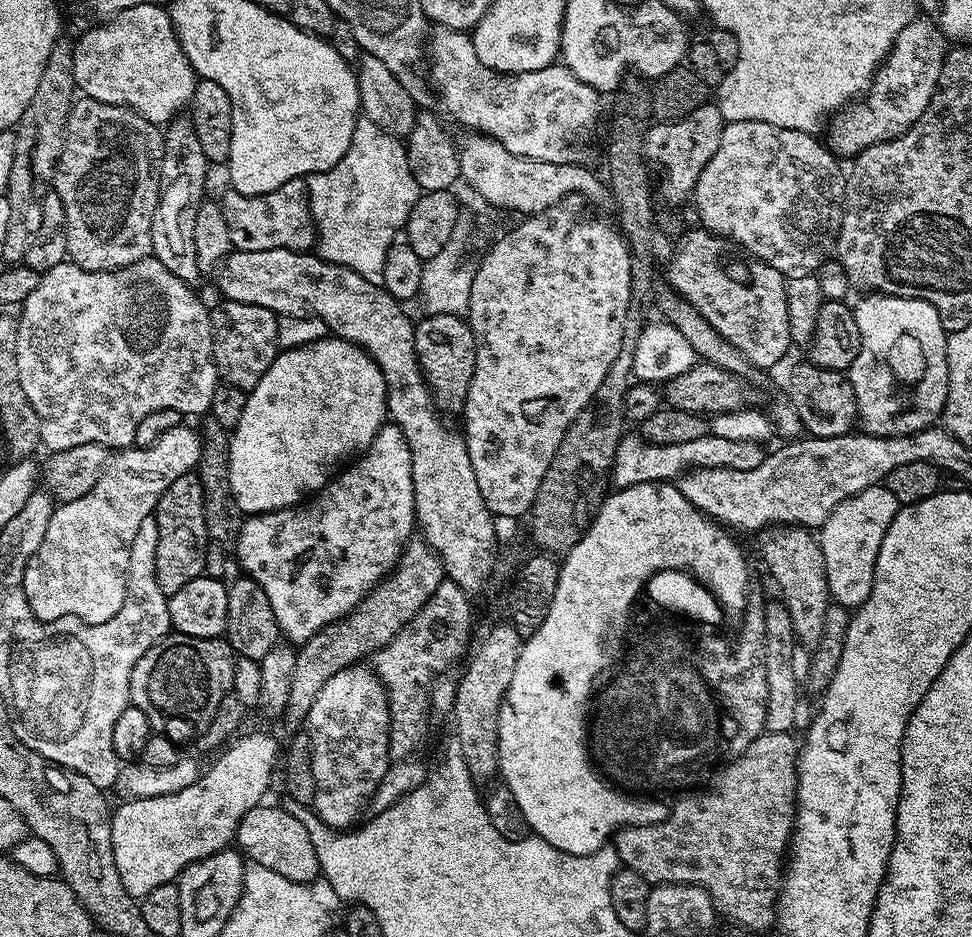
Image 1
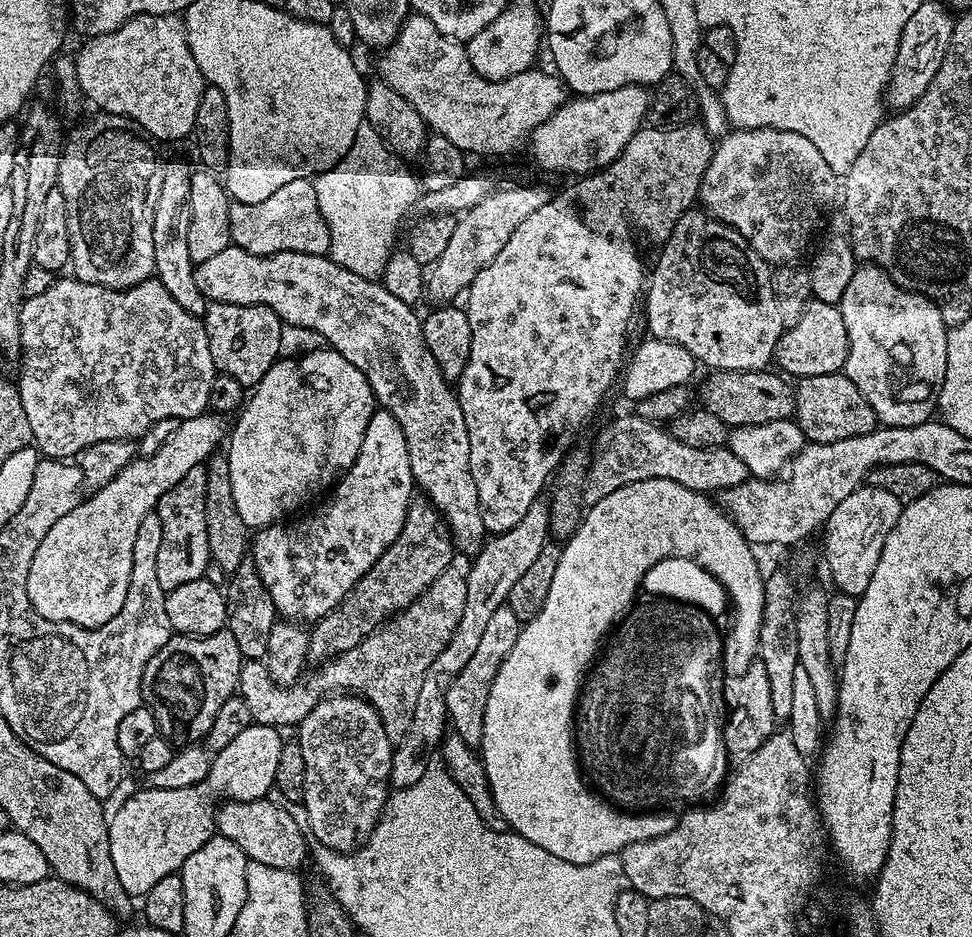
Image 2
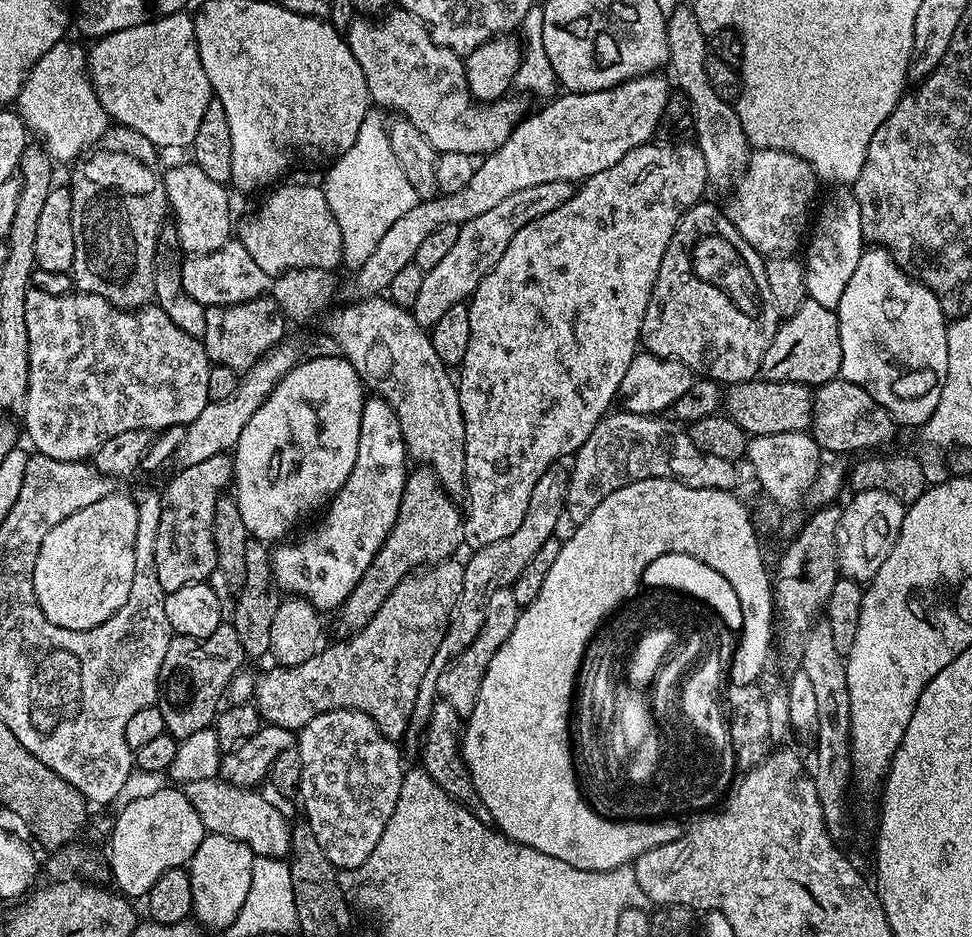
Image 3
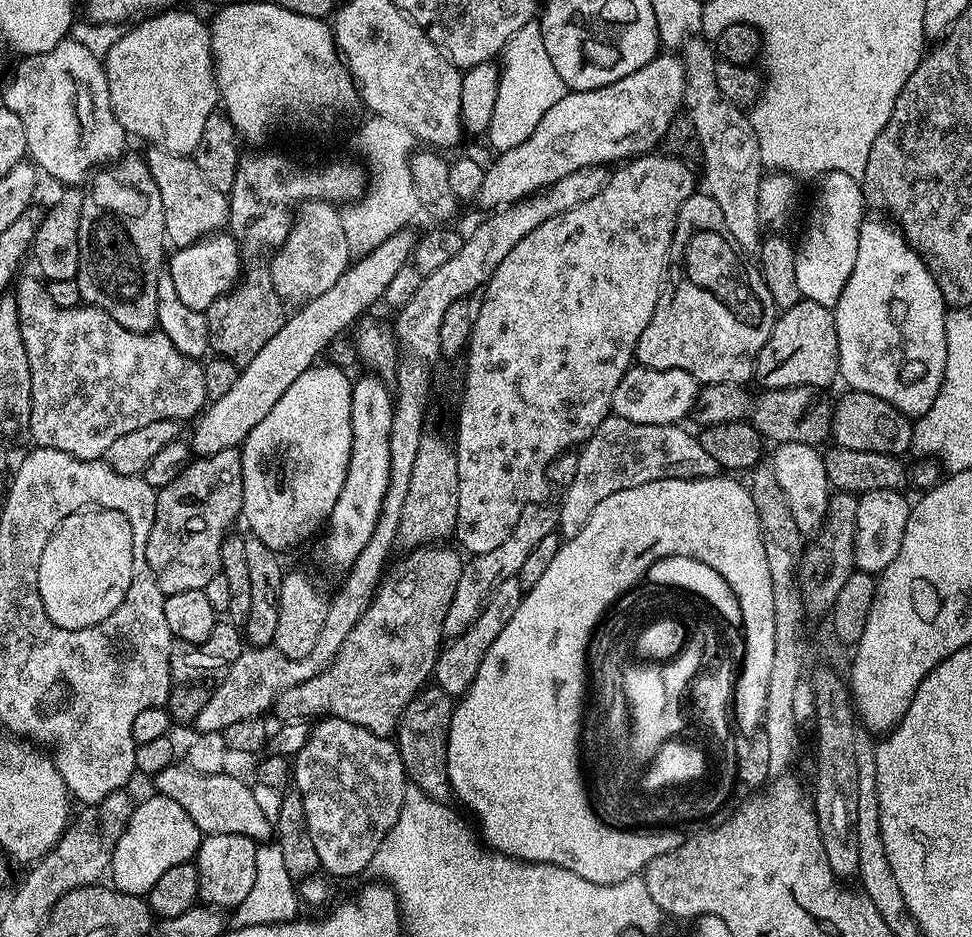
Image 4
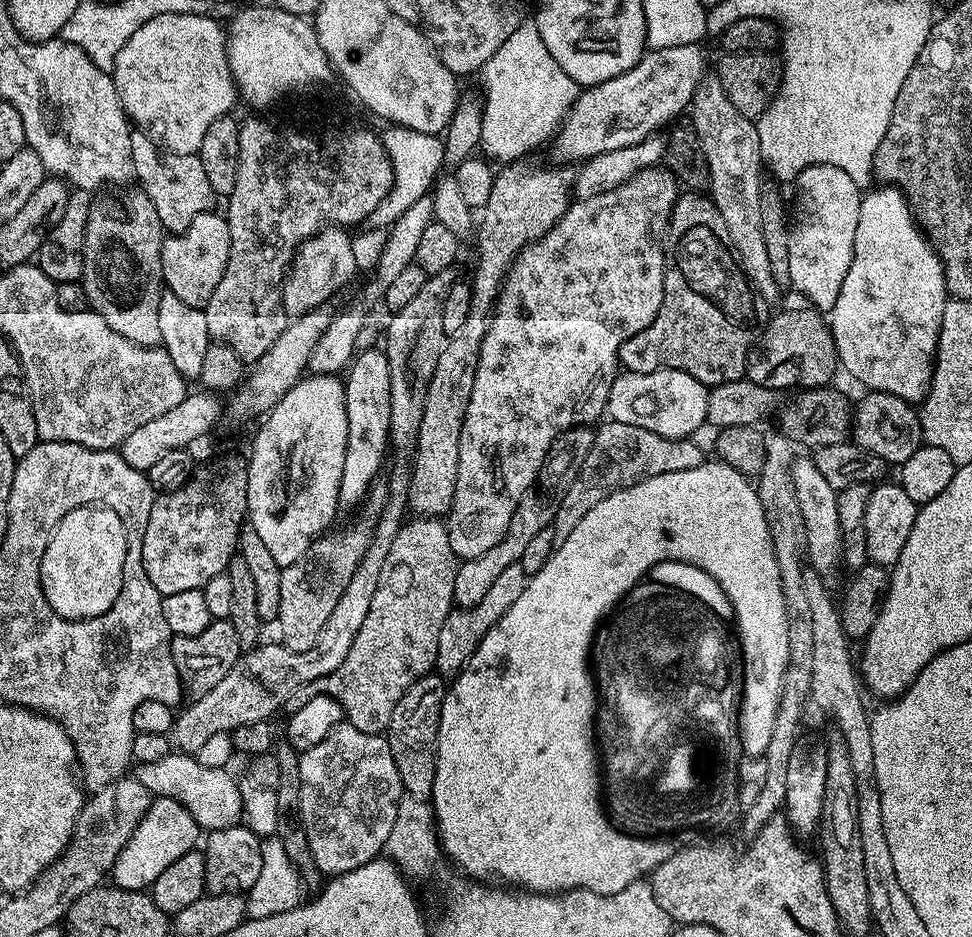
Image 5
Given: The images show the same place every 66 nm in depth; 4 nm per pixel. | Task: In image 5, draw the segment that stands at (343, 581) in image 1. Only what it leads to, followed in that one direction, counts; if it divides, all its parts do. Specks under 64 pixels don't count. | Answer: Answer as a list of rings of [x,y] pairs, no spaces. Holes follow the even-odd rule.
[[[379,347],[359,353],[346,369],[344,401],[346,402],[346,462],[342,466],[340,503],[352,508],[368,492],[384,464],[384,451],[390,448],[390,366]]]

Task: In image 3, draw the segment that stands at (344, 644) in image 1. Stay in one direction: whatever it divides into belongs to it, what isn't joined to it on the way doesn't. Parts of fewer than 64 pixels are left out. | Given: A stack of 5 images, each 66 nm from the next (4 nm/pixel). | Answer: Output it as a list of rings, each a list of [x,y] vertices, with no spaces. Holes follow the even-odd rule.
[[[416,466],[409,471],[402,490],[398,518],[386,542],[338,609],[340,617],[336,620],[336,628],[340,634],[351,634],[364,628],[366,622],[378,614],[378,606],[386,602],[394,586],[398,586],[398,582],[402,582],[412,572],[421,566],[431,566],[457,555],[456,551],[460,544],[465,543],[465,539],[464,518],[461,509],[456,509],[456,504],[457,501],[440,485],[431,468]]]

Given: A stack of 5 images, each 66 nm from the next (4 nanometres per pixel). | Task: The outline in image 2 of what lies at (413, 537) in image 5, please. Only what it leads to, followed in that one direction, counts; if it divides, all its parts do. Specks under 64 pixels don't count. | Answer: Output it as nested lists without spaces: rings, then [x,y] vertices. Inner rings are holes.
[[[458,568],[446,569],[418,599],[375,628],[362,642],[358,642],[358,646],[354,646],[354,650],[346,650],[346,654],[321,663],[317,667],[320,669],[309,671],[302,682],[276,684],[263,660],[244,660],[240,665],[238,695],[250,709],[252,723],[287,730],[291,724],[292,727],[300,725],[306,714],[310,714],[310,710],[314,710],[325,696],[355,694],[374,706],[388,737],[393,742],[400,741],[410,730],[410,722],[414,718],[422,674],[426,674],[430,662],[446,650],[446,642],[450,642],[462,619],[468,578]]]

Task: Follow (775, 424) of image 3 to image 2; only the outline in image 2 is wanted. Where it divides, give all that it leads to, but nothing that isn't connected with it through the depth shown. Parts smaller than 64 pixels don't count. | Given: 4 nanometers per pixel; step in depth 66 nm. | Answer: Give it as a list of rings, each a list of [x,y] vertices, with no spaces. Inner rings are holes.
[[[713,371],[709,376],[712,377],[701,386],[700,394],[698,390],[699,403],[704,410],[714,414],[715,417],[720,418],[722,422],[732,428],[758,426],[768,422],[786,420],[796,411],[796,394],[793,385],[791,383],[788,385],[789,381],[775,371]]]

